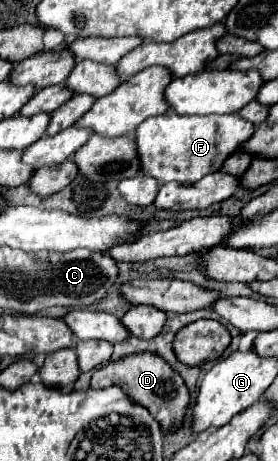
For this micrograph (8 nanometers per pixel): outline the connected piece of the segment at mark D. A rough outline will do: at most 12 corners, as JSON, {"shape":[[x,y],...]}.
{"shape":[[150,351],[96,369],[92,389],[120,385],[164,433],[180,429],[190,395]]}

